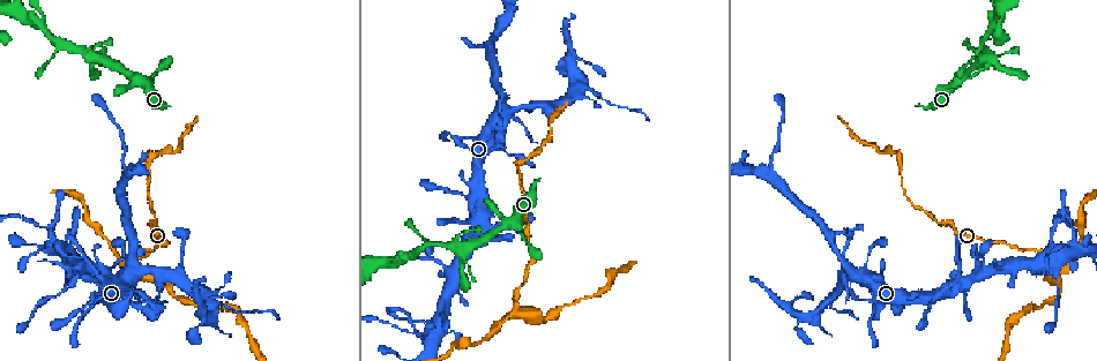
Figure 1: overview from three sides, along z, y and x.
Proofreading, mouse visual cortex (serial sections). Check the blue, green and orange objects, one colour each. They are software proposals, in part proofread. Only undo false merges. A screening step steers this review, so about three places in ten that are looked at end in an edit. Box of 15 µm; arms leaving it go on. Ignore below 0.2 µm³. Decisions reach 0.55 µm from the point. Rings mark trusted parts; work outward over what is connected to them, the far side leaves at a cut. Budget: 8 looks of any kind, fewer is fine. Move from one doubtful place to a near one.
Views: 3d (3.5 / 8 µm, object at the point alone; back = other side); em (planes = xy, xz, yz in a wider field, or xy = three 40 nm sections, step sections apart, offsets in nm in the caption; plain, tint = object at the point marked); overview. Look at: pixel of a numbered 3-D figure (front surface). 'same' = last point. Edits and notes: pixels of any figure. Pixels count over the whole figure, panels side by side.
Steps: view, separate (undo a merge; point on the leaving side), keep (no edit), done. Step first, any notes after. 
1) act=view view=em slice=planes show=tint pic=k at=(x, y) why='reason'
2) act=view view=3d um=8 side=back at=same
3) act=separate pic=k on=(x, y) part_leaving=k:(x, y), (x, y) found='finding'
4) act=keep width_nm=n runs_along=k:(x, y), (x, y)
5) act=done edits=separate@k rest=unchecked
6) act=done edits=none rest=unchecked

act=view view=3d um=3.5 side=back pic=1 at=(511, 110) why='small branch off a trunk'

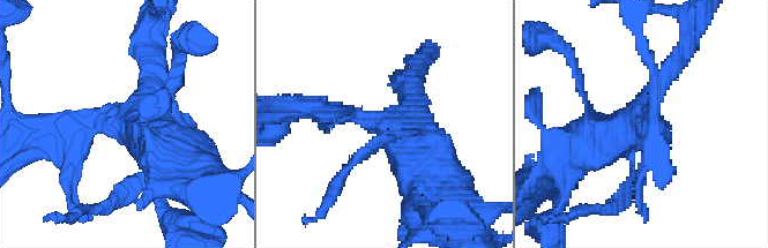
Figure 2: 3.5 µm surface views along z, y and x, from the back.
act=view view=em slice=xy step=5 show=tint pic=2 at=(389, 126)

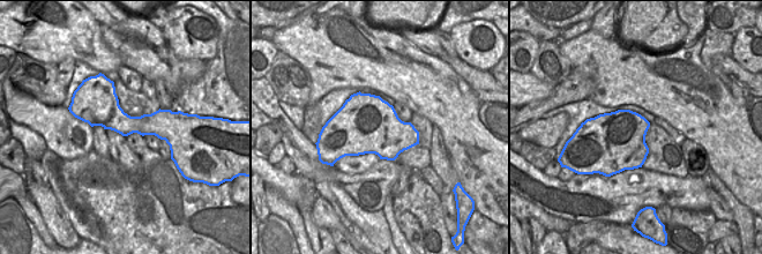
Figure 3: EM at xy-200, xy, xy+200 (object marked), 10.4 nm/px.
act=view view=em slice=planes show=tint at=same why='another direction'

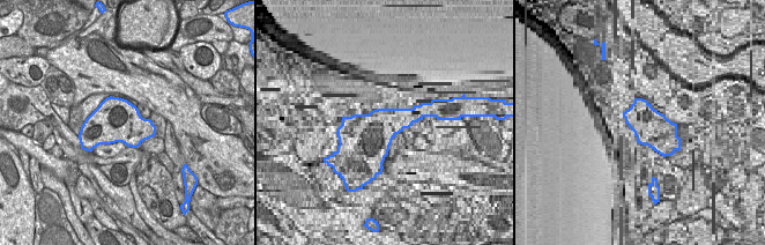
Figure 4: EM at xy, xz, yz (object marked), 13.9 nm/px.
act=keep width_nm=600 runs_along=2:(440, 194), (405, 135), (334, 112) found='all the same cell'

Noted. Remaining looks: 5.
act=view view=3d um=3.5 pic=1 at=(124, 261) why='two arms in line, one across'

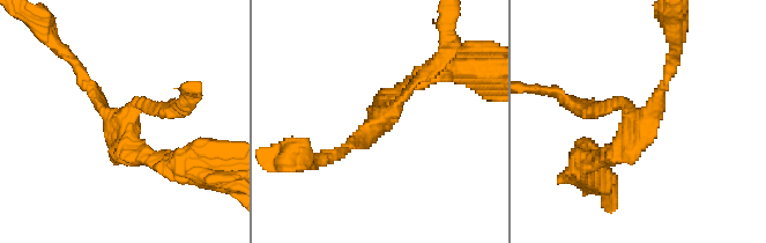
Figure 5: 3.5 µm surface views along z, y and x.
act=view view=em slice=xy step=1 show=tint pic=5 at=(128, 126) why='shape alone is not enough'

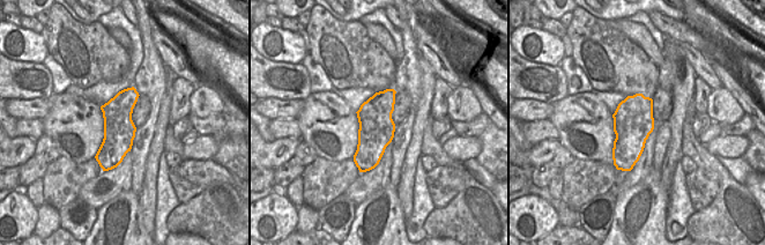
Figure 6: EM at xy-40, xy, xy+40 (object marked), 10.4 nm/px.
act=keep width_nm=360 runs_along=6:(132, 90), (105, 168) found='continuous, no second cell'

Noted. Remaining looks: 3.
act=view view=3d um=3.5 pic=1 at=(408, 332) why='narrows sharply'

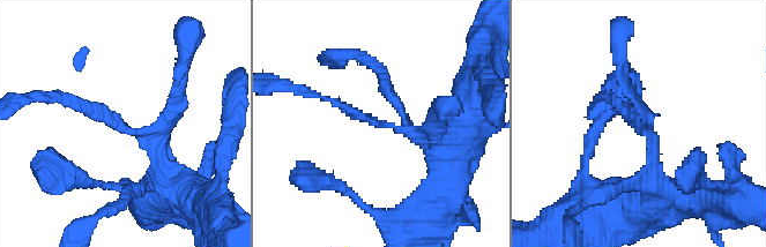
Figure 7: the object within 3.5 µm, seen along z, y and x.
act=view view=em slice=xy step=3 show=tint pic=7 at=(382, 124) why='need the tissue'

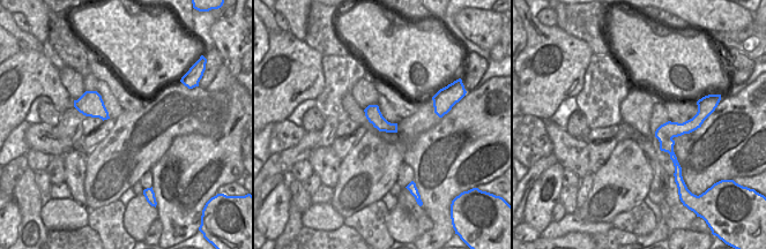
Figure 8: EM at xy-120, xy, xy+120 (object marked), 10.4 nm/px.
act=keep runs_along=7:(168, 178), (154, 139), (61, 99) found='all the same cell'

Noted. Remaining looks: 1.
act=done edits=none rest=unchecked

